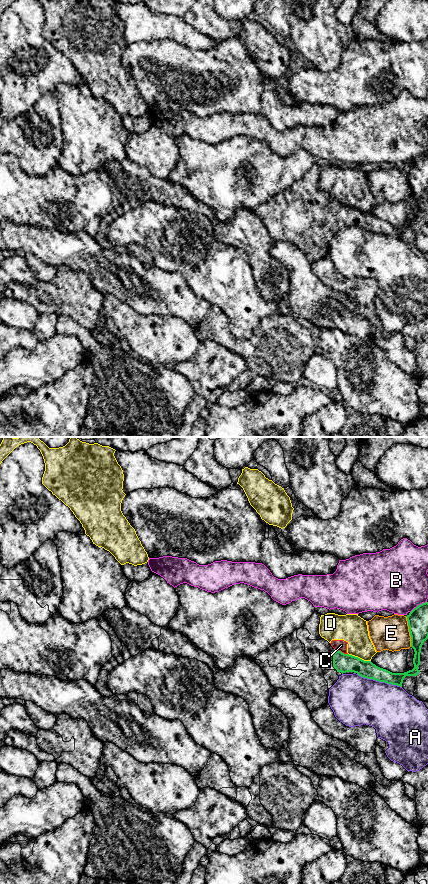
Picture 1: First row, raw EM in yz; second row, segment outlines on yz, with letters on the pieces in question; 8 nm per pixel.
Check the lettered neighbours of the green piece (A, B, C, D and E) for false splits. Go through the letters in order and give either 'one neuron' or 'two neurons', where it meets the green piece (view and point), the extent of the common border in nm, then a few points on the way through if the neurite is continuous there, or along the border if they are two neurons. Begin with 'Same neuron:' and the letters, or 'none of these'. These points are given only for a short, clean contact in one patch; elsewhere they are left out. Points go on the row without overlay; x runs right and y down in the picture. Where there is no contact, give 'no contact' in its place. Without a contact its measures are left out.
Same neuron: none of these
A: two neurons; contact yz (379, 233); length 380 nm
B: two neurons; contact yz (418, 157); length 160 nm
C: two neurons; contact yz (341, 204); length 100 nm; border yz (337, 201), (347, 206)
D: two neurons; contact yz (359, 210); length 200 nm
E: two neurons; contact yz (409, 183); length 260 nm

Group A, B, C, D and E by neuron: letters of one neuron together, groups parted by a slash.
A / B / C D / E

